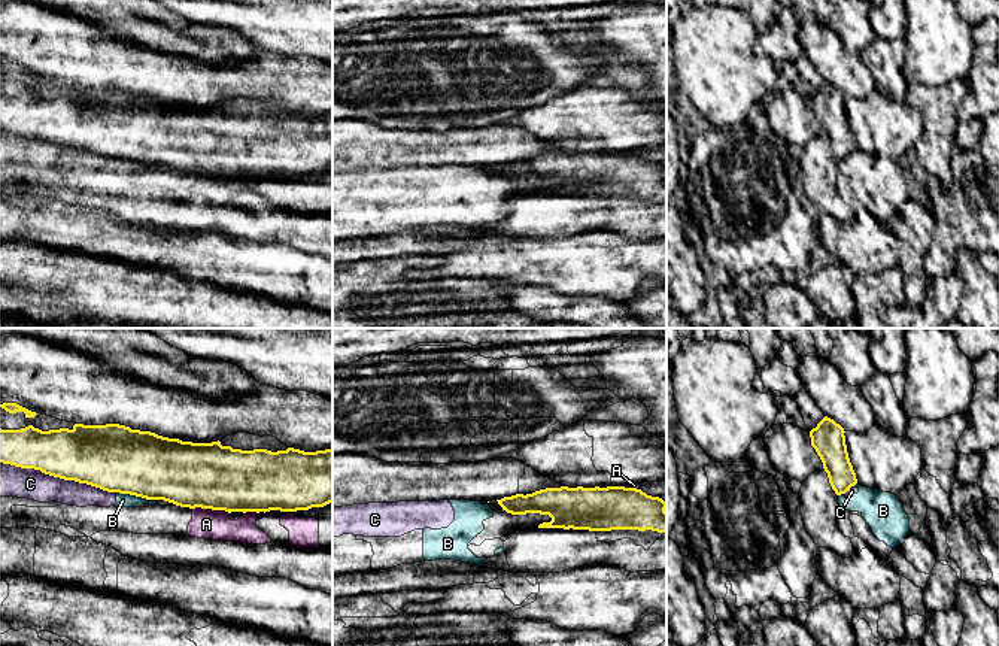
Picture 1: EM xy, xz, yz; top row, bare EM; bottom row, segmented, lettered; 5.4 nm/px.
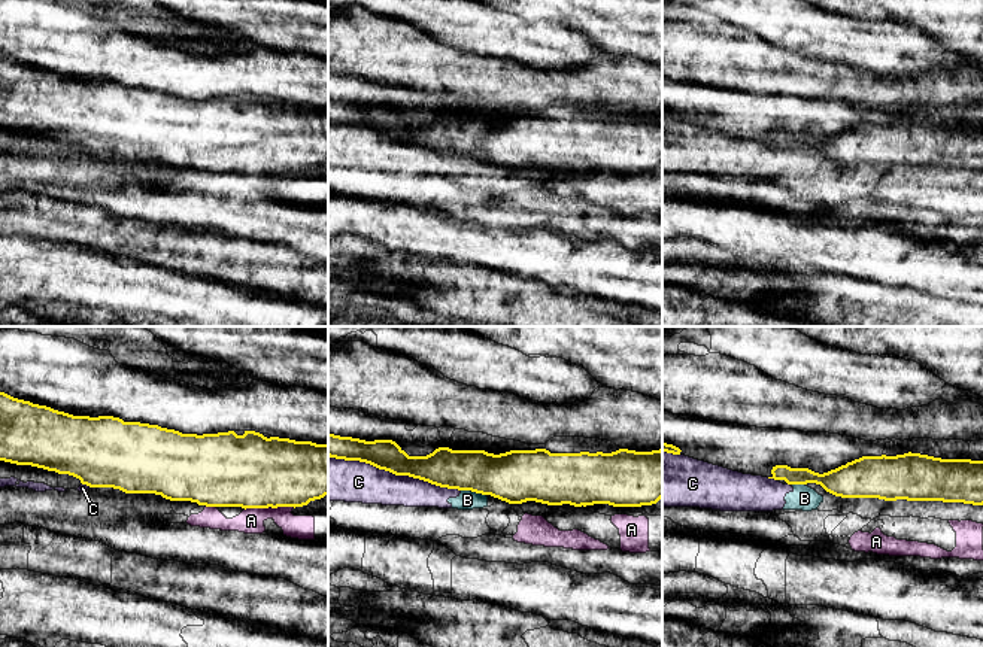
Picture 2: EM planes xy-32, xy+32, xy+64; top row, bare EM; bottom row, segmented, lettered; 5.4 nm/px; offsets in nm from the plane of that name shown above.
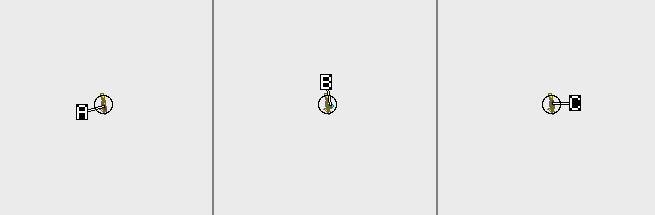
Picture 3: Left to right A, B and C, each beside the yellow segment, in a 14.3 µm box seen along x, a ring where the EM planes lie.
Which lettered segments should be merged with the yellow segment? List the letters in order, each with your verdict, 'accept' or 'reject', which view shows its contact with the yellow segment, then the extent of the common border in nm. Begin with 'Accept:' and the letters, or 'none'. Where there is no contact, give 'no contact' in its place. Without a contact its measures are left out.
Accept: none
A: reject | xy | 200 nm
B: reject | xy | 180 nm
C: reject | xy | 650 nm

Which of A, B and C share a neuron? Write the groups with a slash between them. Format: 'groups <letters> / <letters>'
groups A B C

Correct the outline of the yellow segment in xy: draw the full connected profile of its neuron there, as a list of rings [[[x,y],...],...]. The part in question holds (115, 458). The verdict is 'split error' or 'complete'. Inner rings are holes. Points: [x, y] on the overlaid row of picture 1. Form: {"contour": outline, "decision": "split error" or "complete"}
{"contour": [[[119,424],[42,431],[0,428],[0,462],[40,470],[107,492],[164,500],[180,507],[231,512],[297,512],[333,503],[333,449],[242,451],[221,442],[192,443]]], "decision": "complete"}

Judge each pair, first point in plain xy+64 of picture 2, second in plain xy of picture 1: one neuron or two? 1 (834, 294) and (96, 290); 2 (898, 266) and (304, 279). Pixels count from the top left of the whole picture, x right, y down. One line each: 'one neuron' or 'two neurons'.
1: one neuron
2: one neuron

